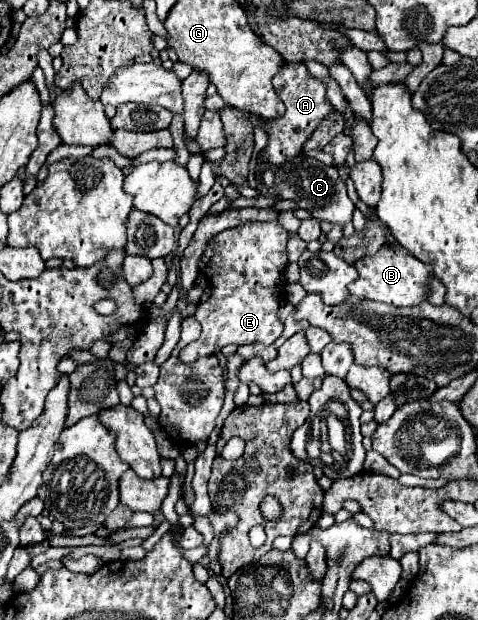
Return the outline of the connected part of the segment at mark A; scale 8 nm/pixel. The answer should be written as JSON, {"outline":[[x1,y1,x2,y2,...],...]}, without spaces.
{"outline":[[283,63,279,73,271,79,277,95,281,97,285,105,285,115,267,121,265,133,269,135,269,141,261,153,261,159,273,165,283,165,287,159,293,159,301,153,305,141,313,135,313,131,319,127,319,123,333,111,333,105,327,99,327,87,323,81,315,79,305,63]]}

